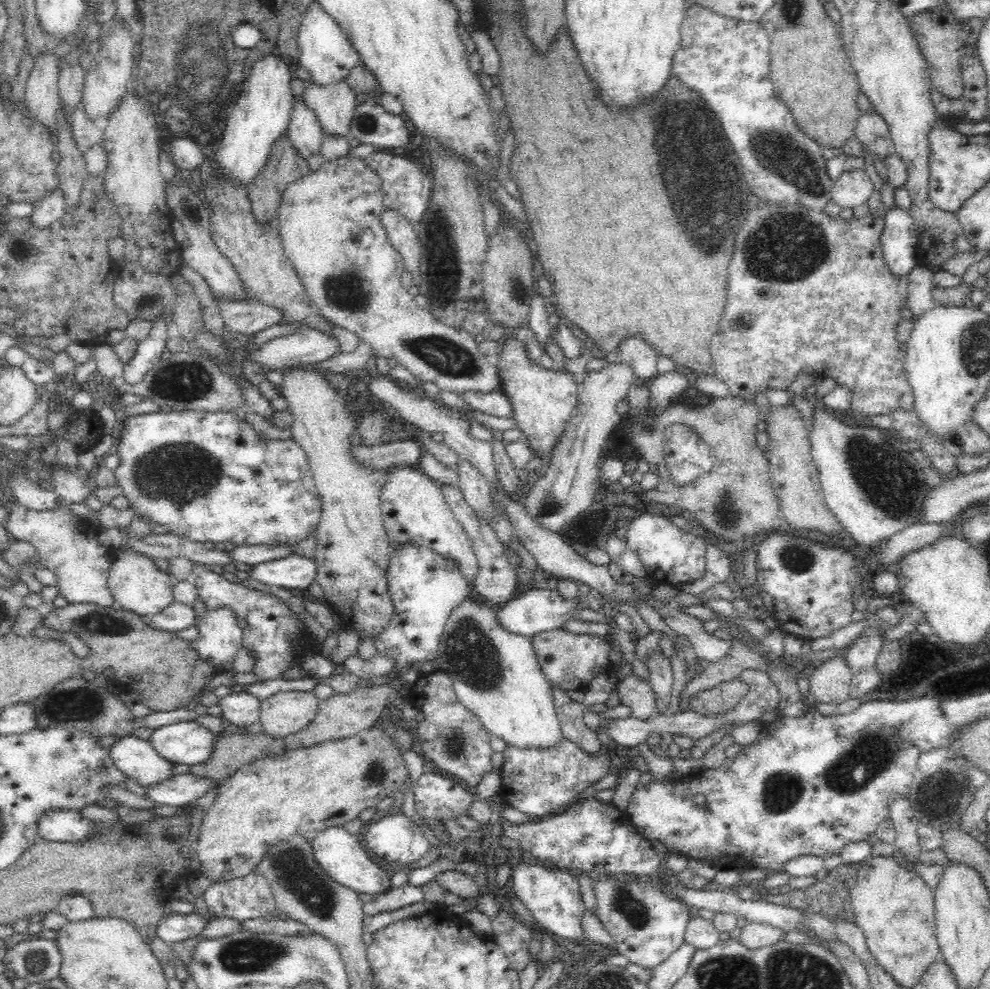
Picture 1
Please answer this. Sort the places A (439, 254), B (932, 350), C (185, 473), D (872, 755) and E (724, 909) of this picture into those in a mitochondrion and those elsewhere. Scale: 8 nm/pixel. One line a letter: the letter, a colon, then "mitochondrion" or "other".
A: mitochondrion
B: other
C: mitochondrion
D: mitochondrion
E: other

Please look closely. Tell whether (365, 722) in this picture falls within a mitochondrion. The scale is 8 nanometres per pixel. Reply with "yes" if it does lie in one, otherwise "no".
no

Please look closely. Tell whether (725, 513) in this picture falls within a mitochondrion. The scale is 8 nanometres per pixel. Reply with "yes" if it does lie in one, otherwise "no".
yes

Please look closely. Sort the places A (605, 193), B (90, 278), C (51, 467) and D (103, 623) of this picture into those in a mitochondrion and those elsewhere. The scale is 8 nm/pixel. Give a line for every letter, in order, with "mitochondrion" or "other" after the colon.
A: other
B: other
C: other
D: mitochondrion

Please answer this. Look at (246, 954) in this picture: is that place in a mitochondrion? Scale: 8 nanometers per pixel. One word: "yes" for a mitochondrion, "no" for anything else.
yes

